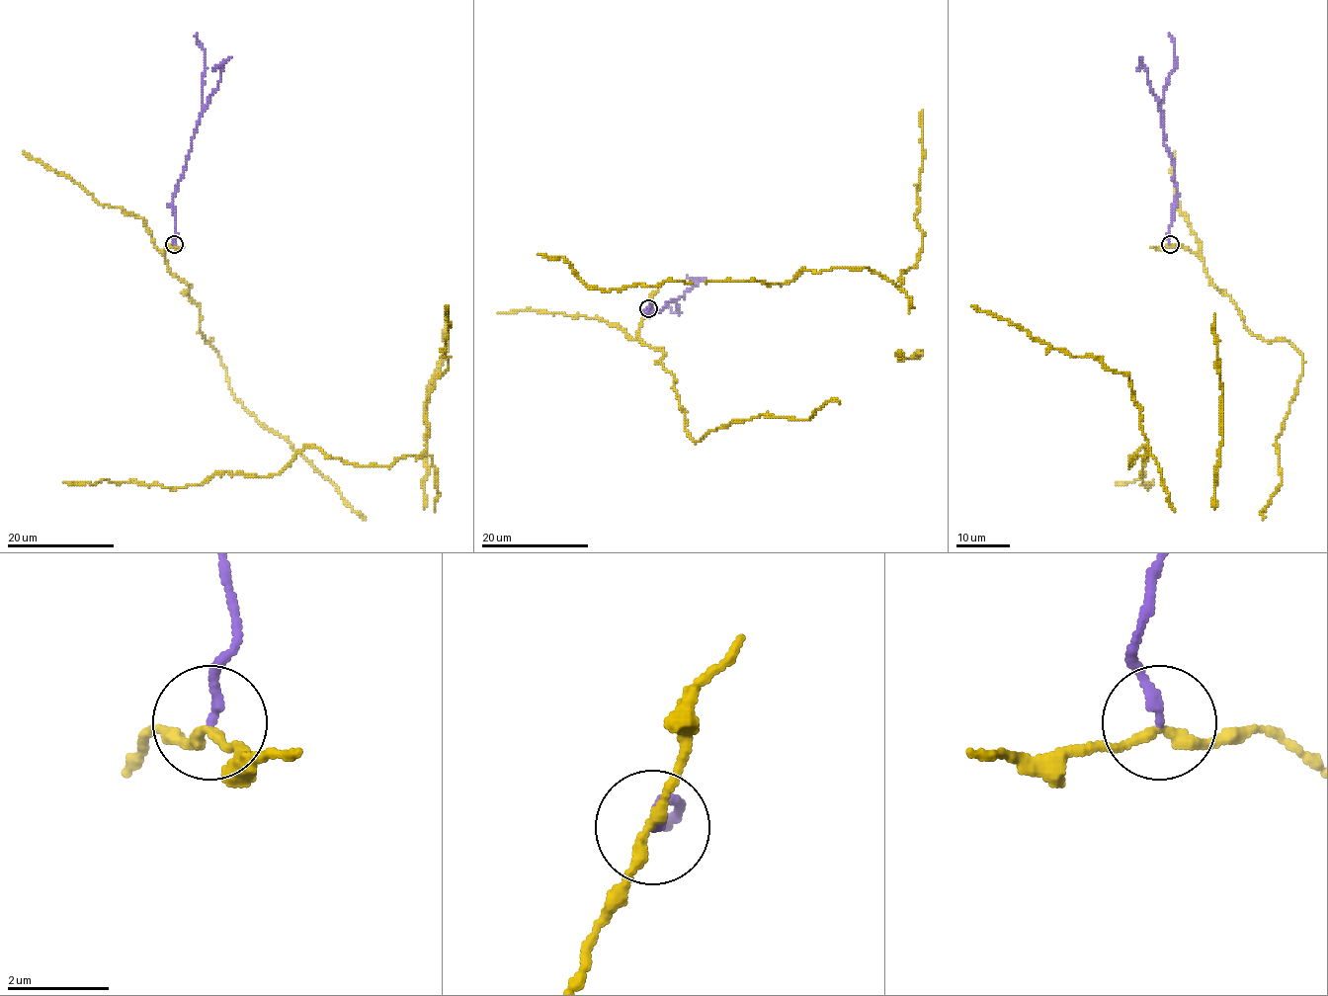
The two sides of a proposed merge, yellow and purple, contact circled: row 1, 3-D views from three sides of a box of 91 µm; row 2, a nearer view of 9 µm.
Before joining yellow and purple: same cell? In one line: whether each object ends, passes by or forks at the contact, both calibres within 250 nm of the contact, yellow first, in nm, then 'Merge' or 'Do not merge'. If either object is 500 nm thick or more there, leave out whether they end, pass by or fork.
At the ring yellow passes by. At the ring purple ends. Thickness 200 nm (yellow) against 170 nm. Do not merge

